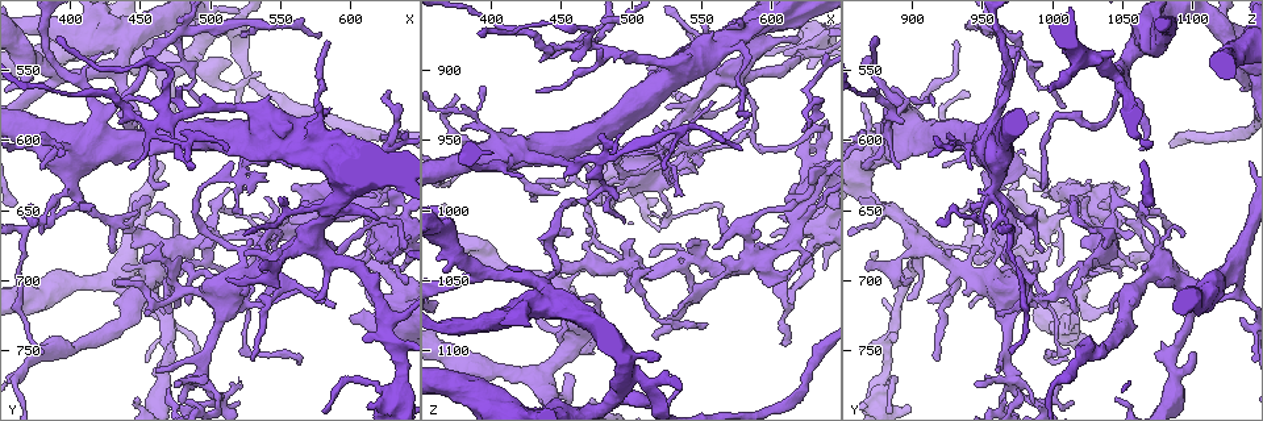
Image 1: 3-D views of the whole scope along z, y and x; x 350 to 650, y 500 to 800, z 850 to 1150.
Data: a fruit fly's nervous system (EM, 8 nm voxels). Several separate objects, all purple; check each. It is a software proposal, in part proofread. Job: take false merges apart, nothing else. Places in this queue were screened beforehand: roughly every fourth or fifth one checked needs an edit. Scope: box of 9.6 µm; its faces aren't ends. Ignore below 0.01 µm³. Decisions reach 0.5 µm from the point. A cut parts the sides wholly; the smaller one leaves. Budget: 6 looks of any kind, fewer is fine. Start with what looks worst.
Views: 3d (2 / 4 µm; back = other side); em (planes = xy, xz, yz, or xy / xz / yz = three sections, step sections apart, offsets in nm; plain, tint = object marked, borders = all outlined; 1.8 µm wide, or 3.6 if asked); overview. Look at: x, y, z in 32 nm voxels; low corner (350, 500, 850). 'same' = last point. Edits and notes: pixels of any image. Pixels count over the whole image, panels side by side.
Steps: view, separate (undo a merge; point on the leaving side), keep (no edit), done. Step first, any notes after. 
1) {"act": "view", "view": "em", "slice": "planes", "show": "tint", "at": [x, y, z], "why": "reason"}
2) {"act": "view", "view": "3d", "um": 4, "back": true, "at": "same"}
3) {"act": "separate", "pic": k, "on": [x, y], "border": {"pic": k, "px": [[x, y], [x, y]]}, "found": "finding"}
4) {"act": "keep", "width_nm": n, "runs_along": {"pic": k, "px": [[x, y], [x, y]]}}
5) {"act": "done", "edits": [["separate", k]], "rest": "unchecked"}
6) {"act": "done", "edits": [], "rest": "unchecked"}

{"act": "view", "view": "em", "slice": "xz", "step": 8, "show": "tint", "at": [494, 520, 1120], "why": "three-way junction"}

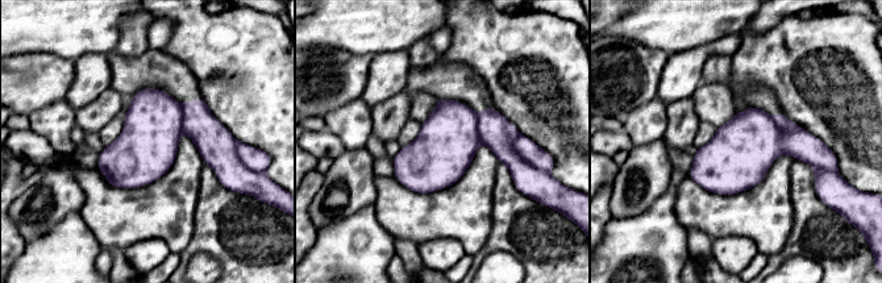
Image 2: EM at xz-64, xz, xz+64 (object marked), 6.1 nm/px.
{"act": "view", "view": "em", "slice": "planes", "show": "tint", "at": "same"}

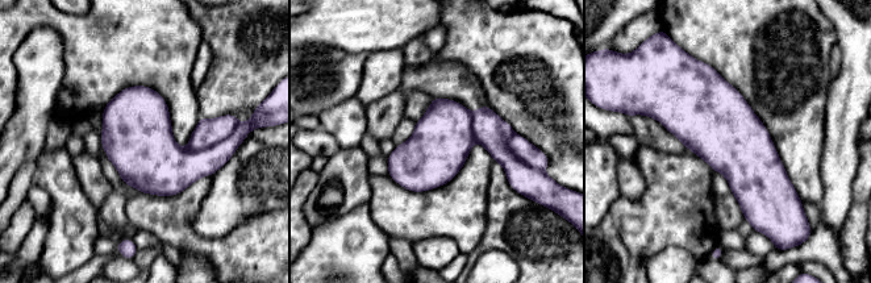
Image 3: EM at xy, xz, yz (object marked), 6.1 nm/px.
{"act": "separate", "pic": 3, "on": [208, 132], "width_nm": 360, "border": {"pic": 3, "px": [[233, 130], [204, 149], [187, 149]]}, "found": "a second neuron is stuck on"}

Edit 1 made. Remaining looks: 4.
{"act": "view", "view": "em", "um": 3.6, "slice": "xy", "step": 16, "show": "tint", "at": [628, 744, 884], "why": "sharp bend"}

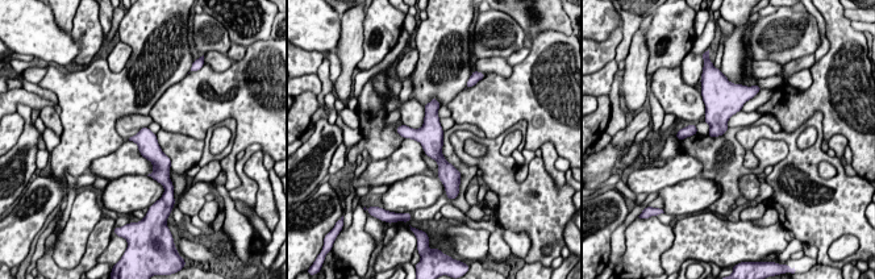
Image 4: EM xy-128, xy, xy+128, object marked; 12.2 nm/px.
{"act": "view", "view": "em", "um": 3.6, "slice": "planes", "show": "tint", "at": "same", "why": "cut it another way"}

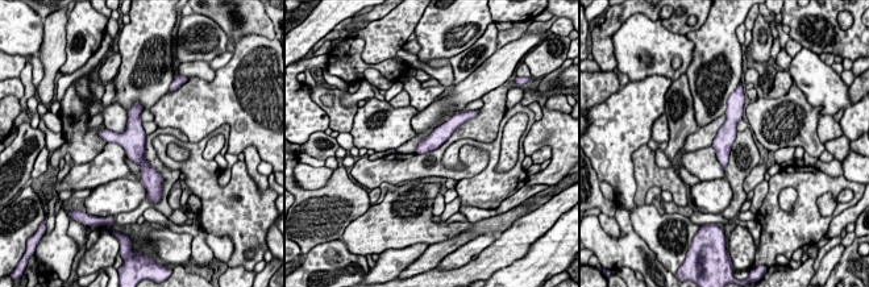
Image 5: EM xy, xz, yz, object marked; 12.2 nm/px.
{"act": "keep", "width_nm": 200, "runs_along": {"pic": 5, "px": [[136, 108], [134, 150], [149, 182]]}, "found": "continuous, no second neuron"}

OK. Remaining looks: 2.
{"act": "done", "edits": [["separate", 3]], "rest": "unchecked"}

